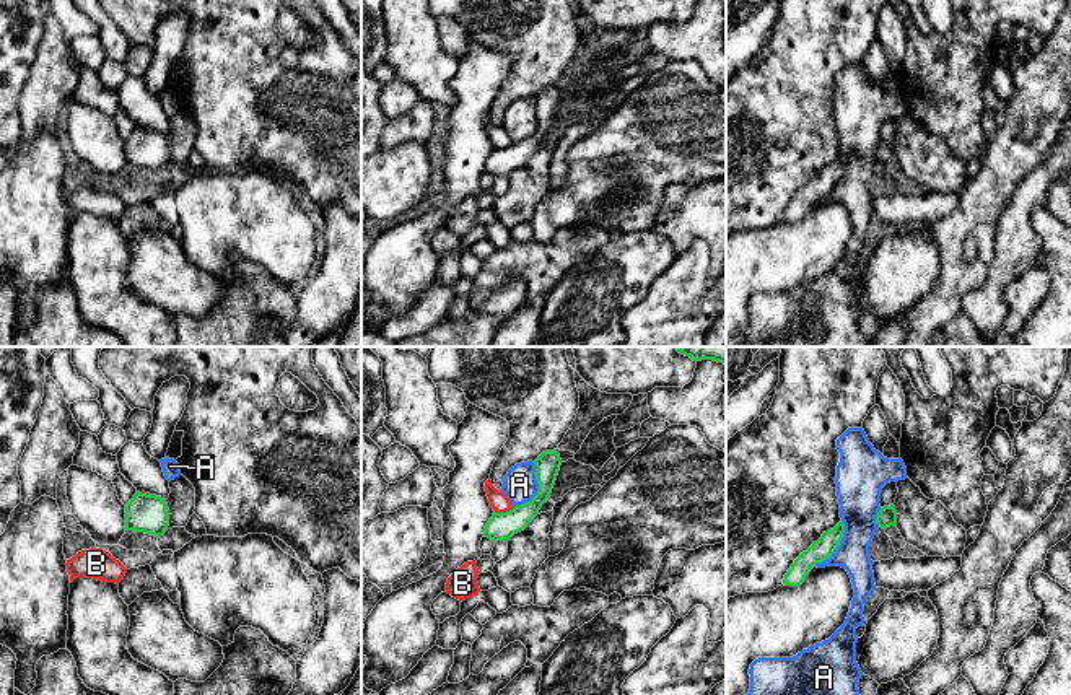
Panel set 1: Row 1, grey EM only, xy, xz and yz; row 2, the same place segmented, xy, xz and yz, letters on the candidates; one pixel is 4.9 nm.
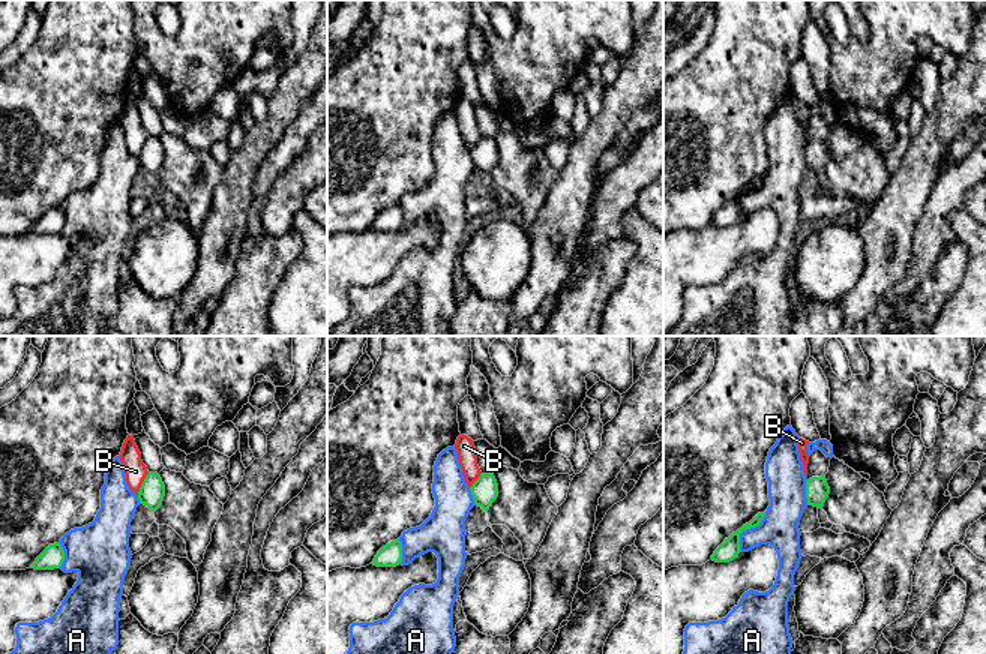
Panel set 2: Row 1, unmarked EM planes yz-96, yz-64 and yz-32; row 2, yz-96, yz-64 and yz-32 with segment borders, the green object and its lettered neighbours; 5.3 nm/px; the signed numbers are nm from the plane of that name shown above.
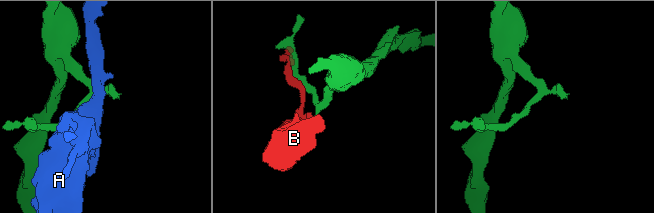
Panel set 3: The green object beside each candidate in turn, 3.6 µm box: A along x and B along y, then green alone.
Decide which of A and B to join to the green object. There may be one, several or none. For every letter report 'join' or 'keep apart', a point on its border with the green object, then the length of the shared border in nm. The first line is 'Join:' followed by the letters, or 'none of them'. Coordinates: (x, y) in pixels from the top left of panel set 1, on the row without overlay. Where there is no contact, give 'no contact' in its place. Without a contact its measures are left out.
Join: none of them
A: keep apart; meets green in xz at (539, 124); contact 240 nm long
B: keep apart; meets green in xz at (507, 147); contact 110 nm long

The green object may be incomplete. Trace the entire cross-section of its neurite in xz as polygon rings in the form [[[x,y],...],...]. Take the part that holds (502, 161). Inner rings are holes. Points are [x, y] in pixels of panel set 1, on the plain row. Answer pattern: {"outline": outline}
{"outline": [[[555,85],[545,86],[534,96],[534,99],[536,114],[539,119],[537,130],[531,137],[514,142],[506,148],[493,148],[483,164],[483,171],[490,176],[508,177],[514,169],[524,166],[527,160],[539,150],[542,140],[547,138],[562,101],[560,90]]]}

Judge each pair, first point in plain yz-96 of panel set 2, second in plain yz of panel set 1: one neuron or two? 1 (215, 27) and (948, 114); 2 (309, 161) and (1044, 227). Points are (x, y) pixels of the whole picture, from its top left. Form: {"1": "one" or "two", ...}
{"1": "one", "2": "two"}

